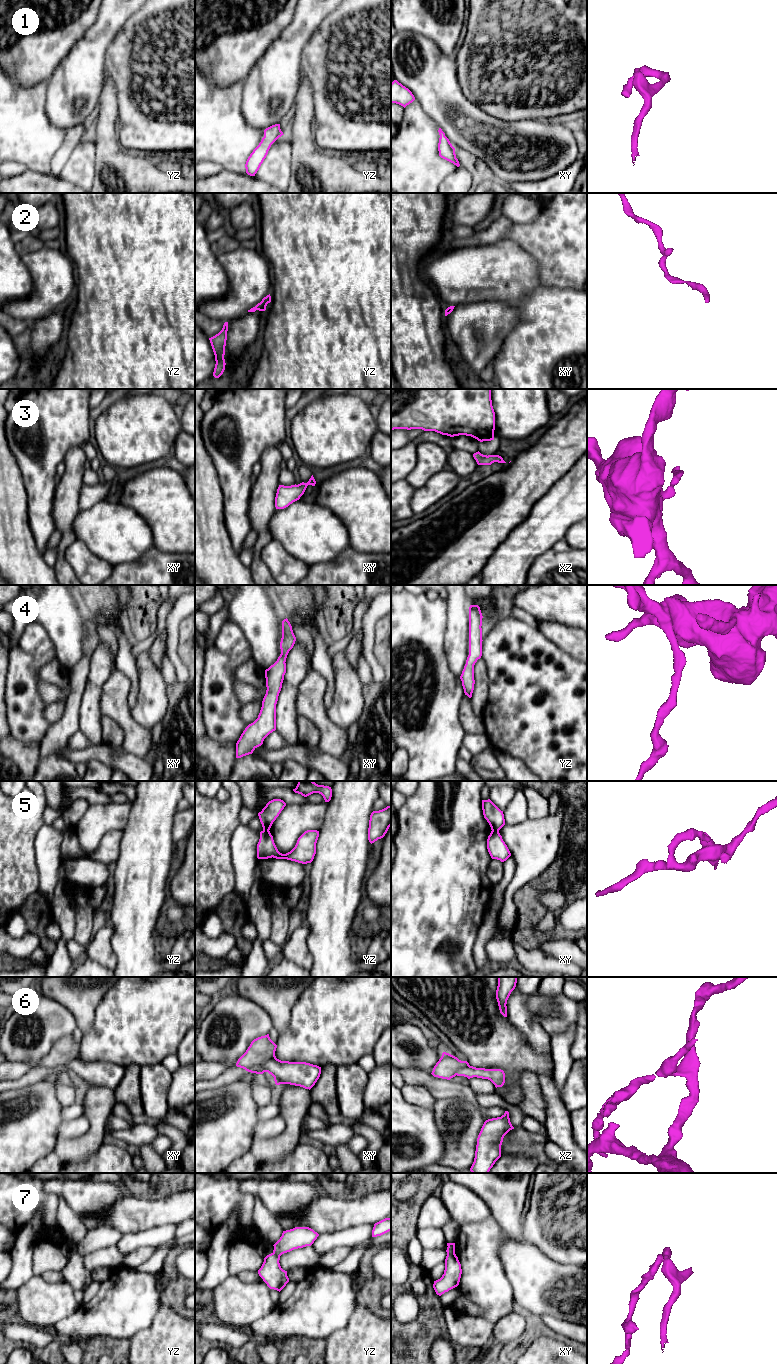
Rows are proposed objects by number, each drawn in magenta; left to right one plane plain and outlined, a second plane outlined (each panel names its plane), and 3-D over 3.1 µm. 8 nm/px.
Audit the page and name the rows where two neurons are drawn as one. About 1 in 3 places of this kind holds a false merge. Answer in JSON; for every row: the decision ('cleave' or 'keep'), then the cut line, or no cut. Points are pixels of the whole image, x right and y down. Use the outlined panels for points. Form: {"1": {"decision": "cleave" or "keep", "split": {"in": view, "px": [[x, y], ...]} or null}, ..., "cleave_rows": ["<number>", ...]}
{"1": {"decision": "keep", "split": null}, "2": {"decision": "keep", "split": null}, "3": {"decision": "keep", "split": null}, "4": {"decision": "keep", "split": null}, "5": {"decision": "cleave", "split": {"in": "xy", "px": [[492, 830], [498, 831]]}}, "6": {"decision": "cleave", "split": {"in": "xy", "px": [[274, 1055], [255, 1065], [249, 1071]]}}, "7": {"decision": "cleave", "split": {"in": "xy", "px": [[454, 1252], [447, 1254]]}}, "cleave_rows": ["5", "6", "7"]}

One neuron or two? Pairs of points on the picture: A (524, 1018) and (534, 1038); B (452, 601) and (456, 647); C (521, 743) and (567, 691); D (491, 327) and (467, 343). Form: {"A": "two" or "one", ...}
{"A": "one", "B": "one", "C": "one", "D": "one"}

